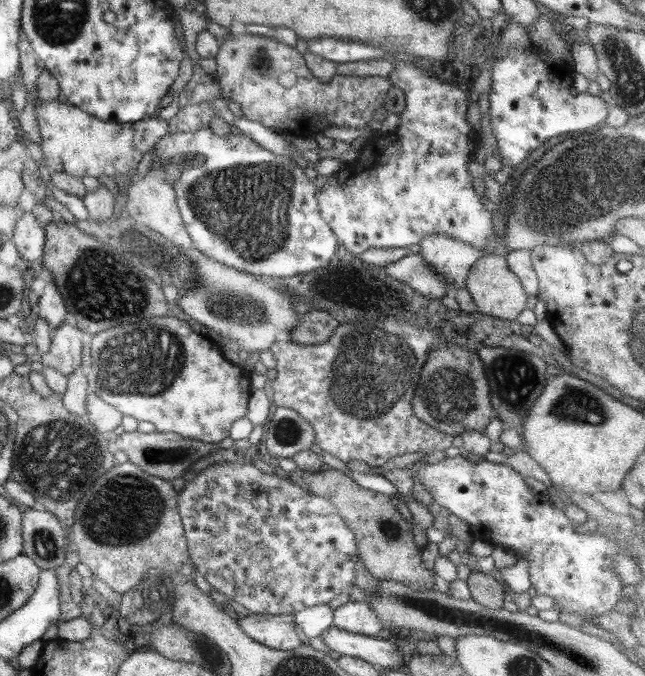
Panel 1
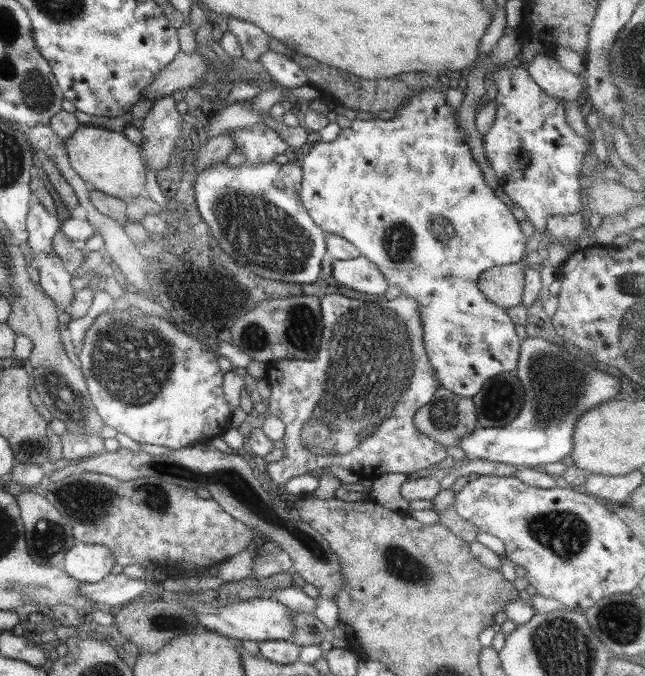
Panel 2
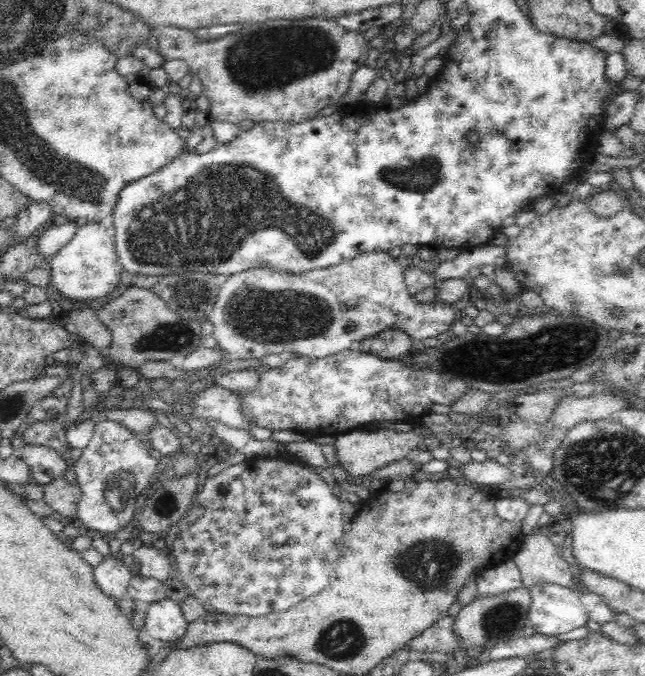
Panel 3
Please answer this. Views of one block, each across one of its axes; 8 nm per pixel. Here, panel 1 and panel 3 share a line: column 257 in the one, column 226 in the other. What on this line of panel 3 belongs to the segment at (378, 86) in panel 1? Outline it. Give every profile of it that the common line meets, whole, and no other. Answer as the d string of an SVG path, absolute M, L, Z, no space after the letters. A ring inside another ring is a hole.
M304 18L304 20L268 20L264 24L248 24L242 32L236 32L236 34L228 34L227 36L215 39L214 41L201 41L196 37L194 31L183 30L180 28L168 27L168 28L152 28L153 36L160 41L160 48L158 52L161 56L164 56L167 61L180 60L186 63L189 73L200 79L203 85L203 96L208 100L210 104L210 111L207 116L210 120L218 122L230 122L230 124L239 125L244 120L250 120L253 125L258 122L283 122L284 124L300 124L300 122L306 122L320 116L322 110L328 107L338 106L340 101L350 92L350 86L354 78L354 74L360 68L367 66L366 60L369 57L371 51L365 36L362 33L356 31L347 30L340 27L336 20L324 22L324 20L318 20L318 18Z

